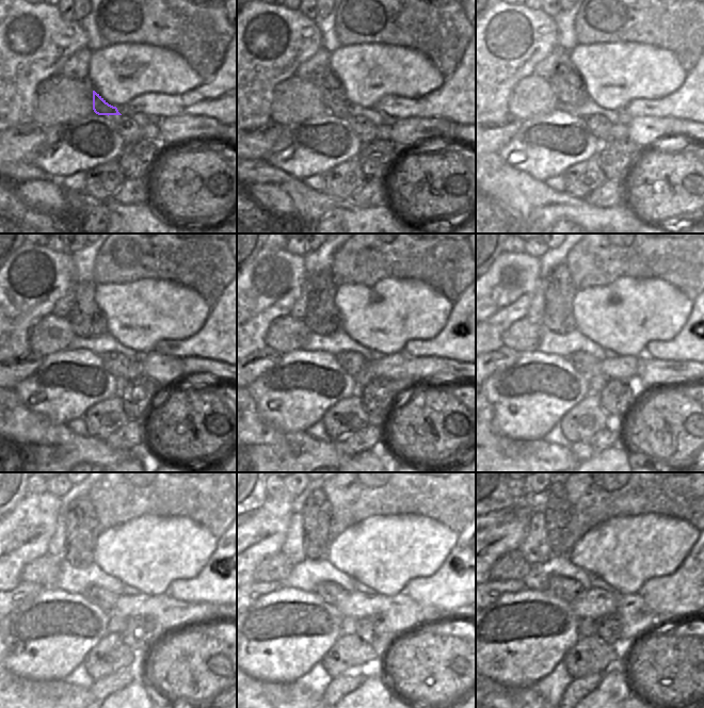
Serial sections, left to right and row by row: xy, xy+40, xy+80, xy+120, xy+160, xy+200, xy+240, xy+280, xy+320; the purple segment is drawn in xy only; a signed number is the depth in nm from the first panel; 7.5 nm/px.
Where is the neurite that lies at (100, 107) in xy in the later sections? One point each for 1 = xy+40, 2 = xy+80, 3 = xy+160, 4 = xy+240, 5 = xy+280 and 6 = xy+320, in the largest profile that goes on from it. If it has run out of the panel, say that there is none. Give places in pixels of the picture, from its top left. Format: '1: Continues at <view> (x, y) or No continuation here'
1: Continues at xy+40 (333, 96)
2: Continues at xy+80 (566, 84)
3: Continues at xy+160 (322, 317)
4: Continues at xy+240 (82, 527)
5: Continues at xy+280 (317, 511)
6: Continues at xy+320 (557, 509).

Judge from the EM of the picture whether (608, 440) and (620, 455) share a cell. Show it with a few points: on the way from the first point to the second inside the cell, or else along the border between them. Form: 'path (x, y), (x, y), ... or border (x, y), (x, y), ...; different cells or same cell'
border (620, 440), (590, 457); different cells

